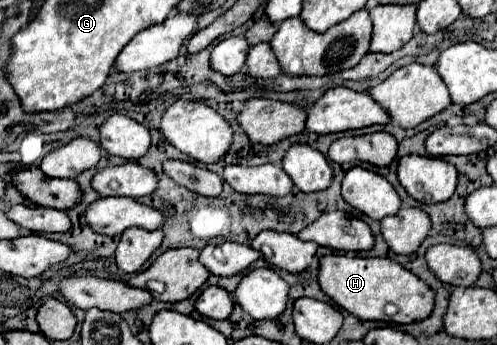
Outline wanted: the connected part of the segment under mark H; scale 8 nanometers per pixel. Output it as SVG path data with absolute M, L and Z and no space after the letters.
M325 255L319 267L319 285L341 309L365 321L403 325L427 319L433 311L433 289L389 257Z

